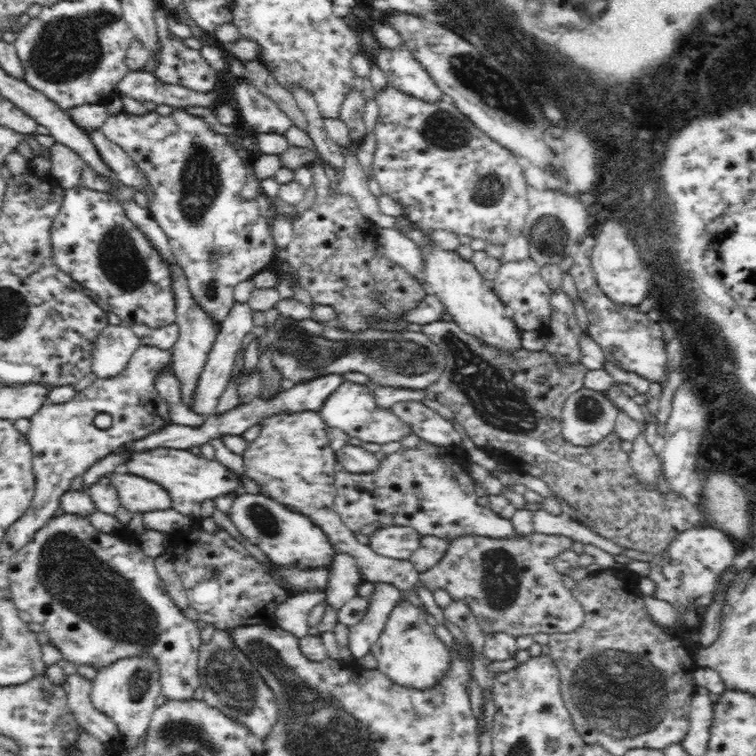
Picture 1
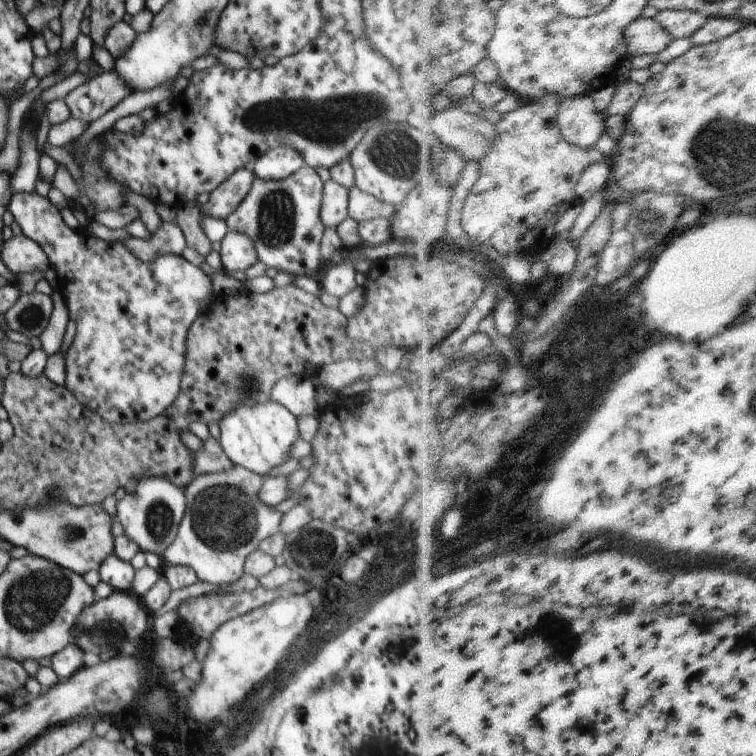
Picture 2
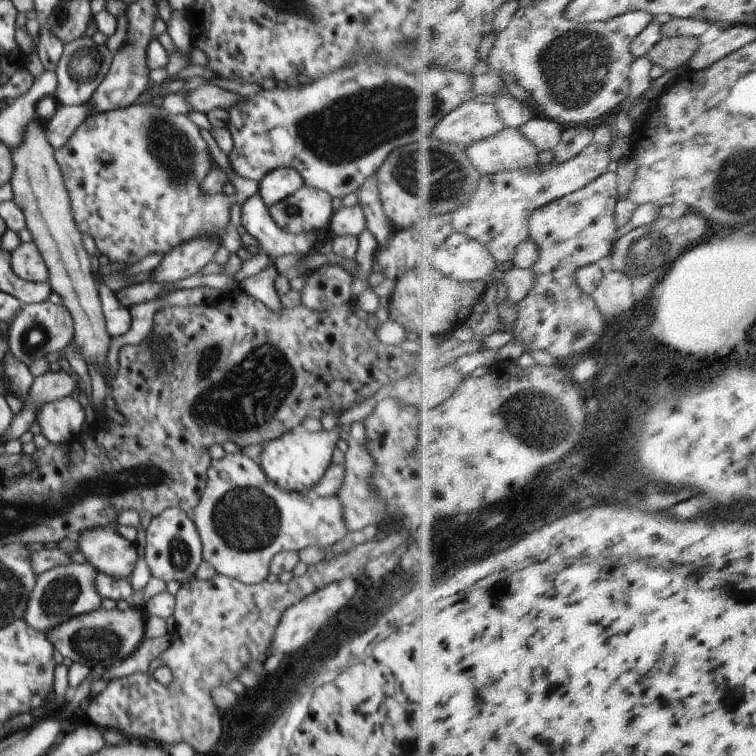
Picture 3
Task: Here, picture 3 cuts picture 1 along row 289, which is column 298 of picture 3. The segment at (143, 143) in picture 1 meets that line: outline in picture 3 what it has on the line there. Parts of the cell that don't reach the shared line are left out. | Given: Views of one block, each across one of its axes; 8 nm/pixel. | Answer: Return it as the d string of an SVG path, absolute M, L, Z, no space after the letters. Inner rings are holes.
M303 185L281 202L276 202L273 206L268 207L268 211L274 223L286 233L320 236L329 229L333 216L332 199L324 190Z

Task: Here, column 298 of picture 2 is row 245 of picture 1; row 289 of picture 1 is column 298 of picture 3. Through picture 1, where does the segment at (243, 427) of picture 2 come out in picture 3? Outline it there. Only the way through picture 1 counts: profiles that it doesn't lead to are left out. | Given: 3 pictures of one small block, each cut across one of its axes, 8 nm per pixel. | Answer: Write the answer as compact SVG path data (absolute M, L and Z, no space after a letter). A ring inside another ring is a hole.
M338 424L331 431L308 432L298 426L291 431L285 431L280 438L275 438L264 444L262 456L257 461L266 478L269 478L280 490L307 494L312 486L320 482L326 470L332 464L332 452L340 439L342 427Z

